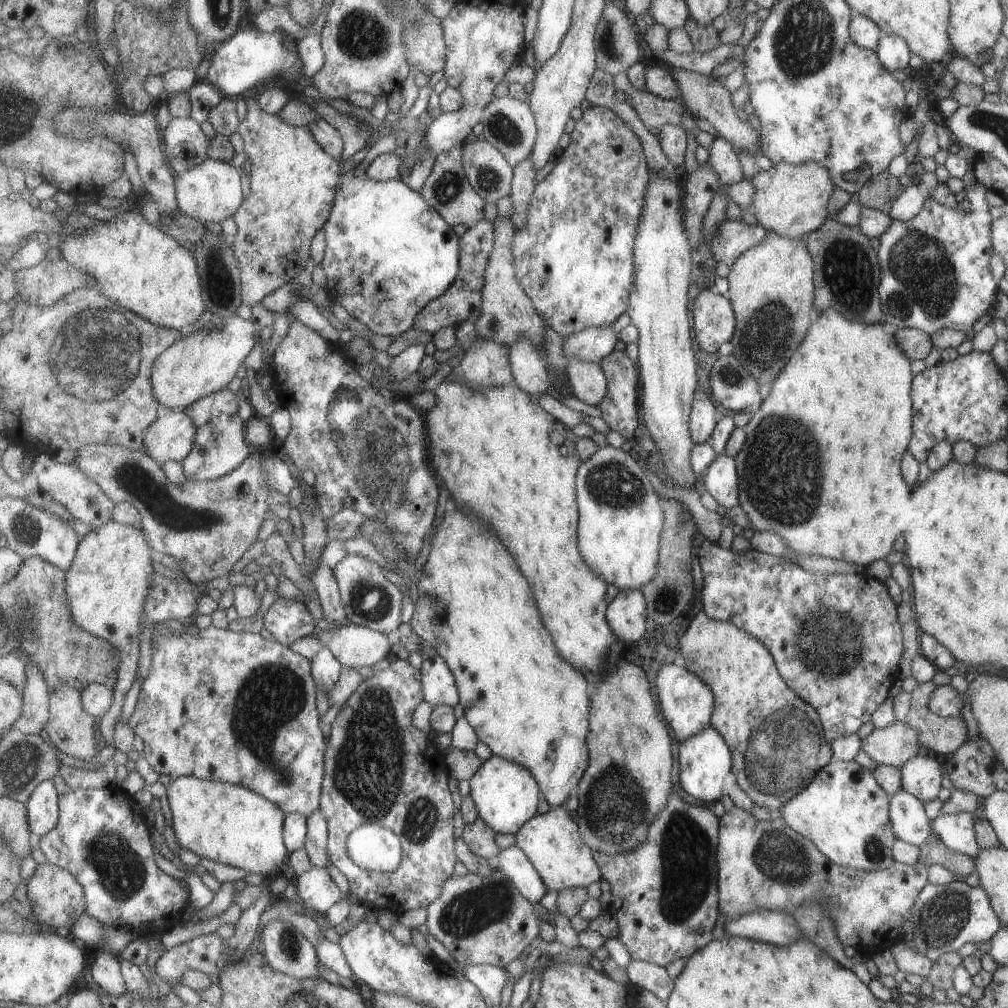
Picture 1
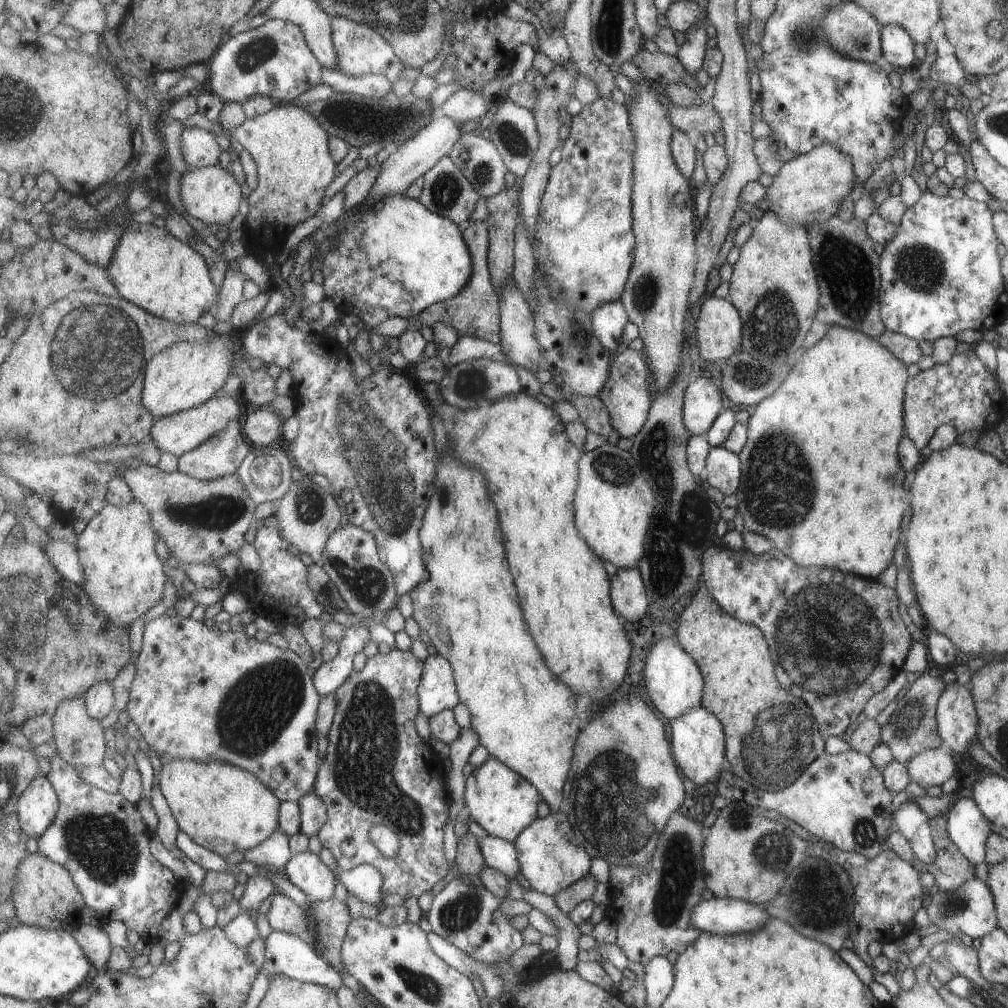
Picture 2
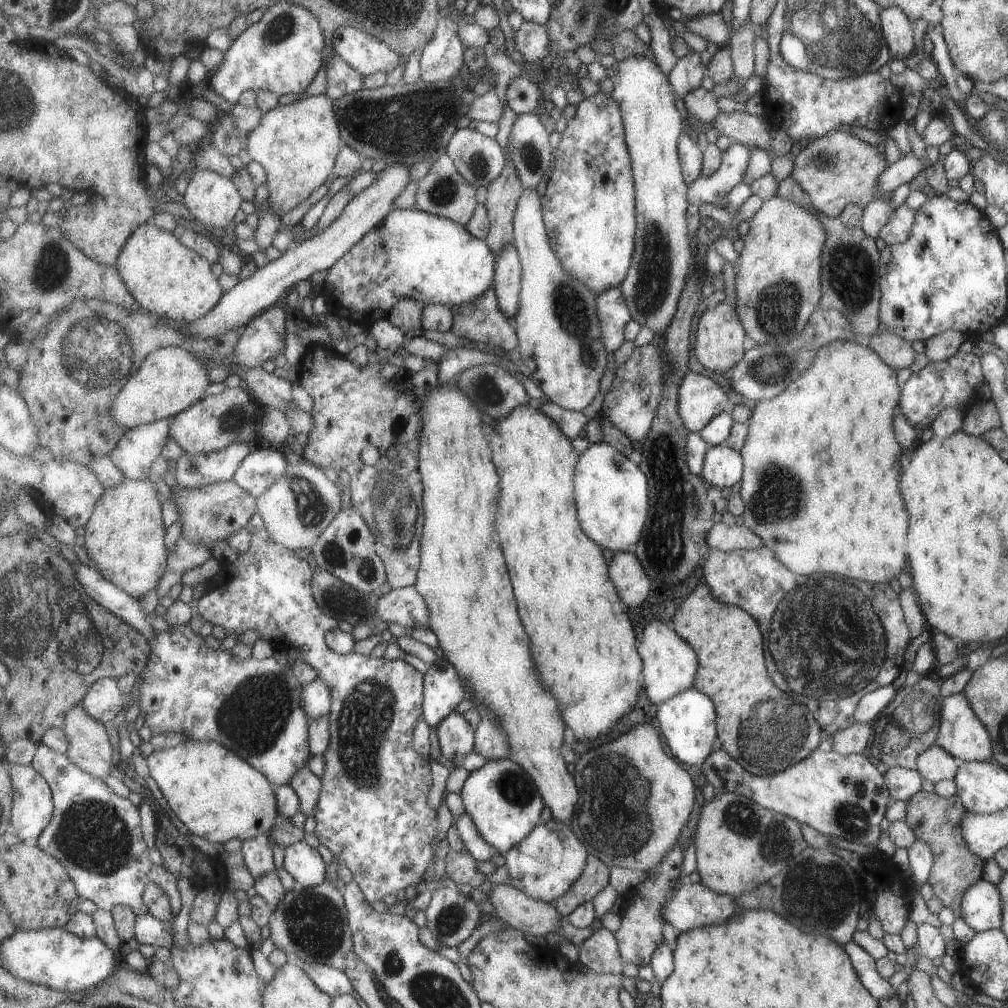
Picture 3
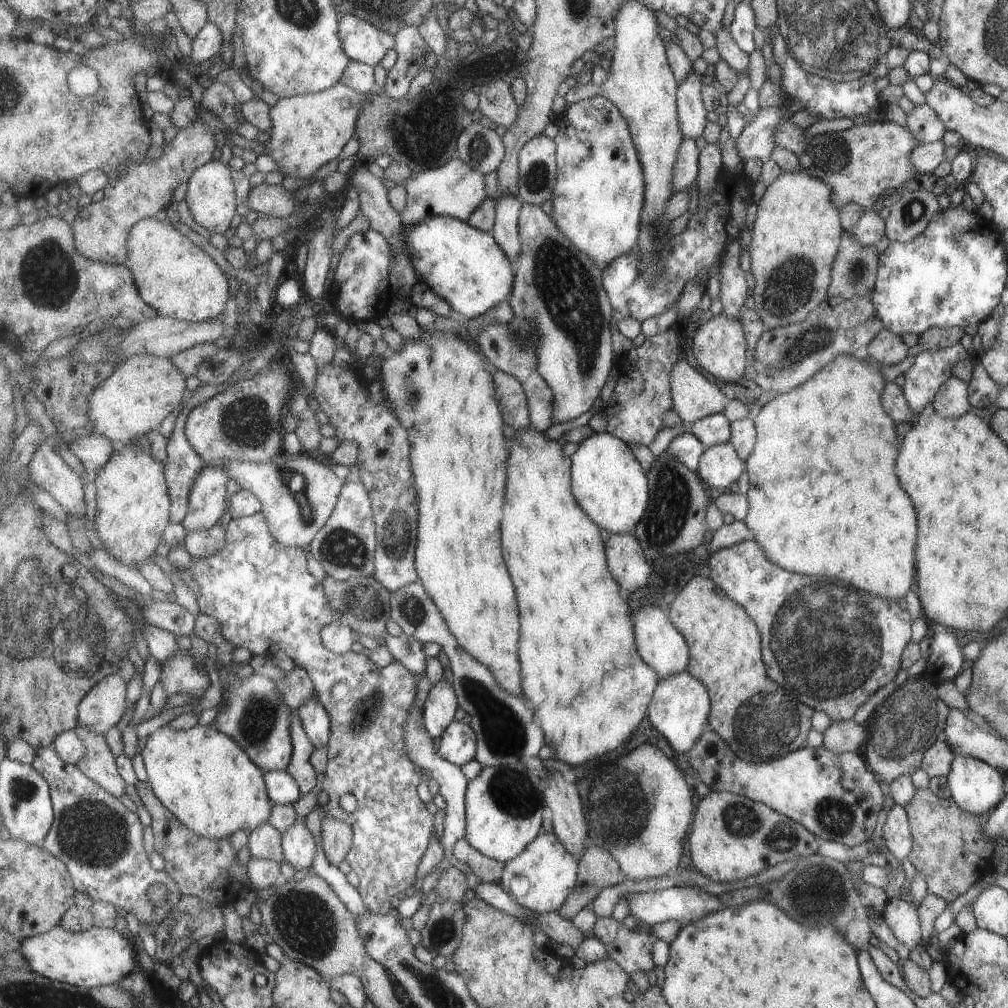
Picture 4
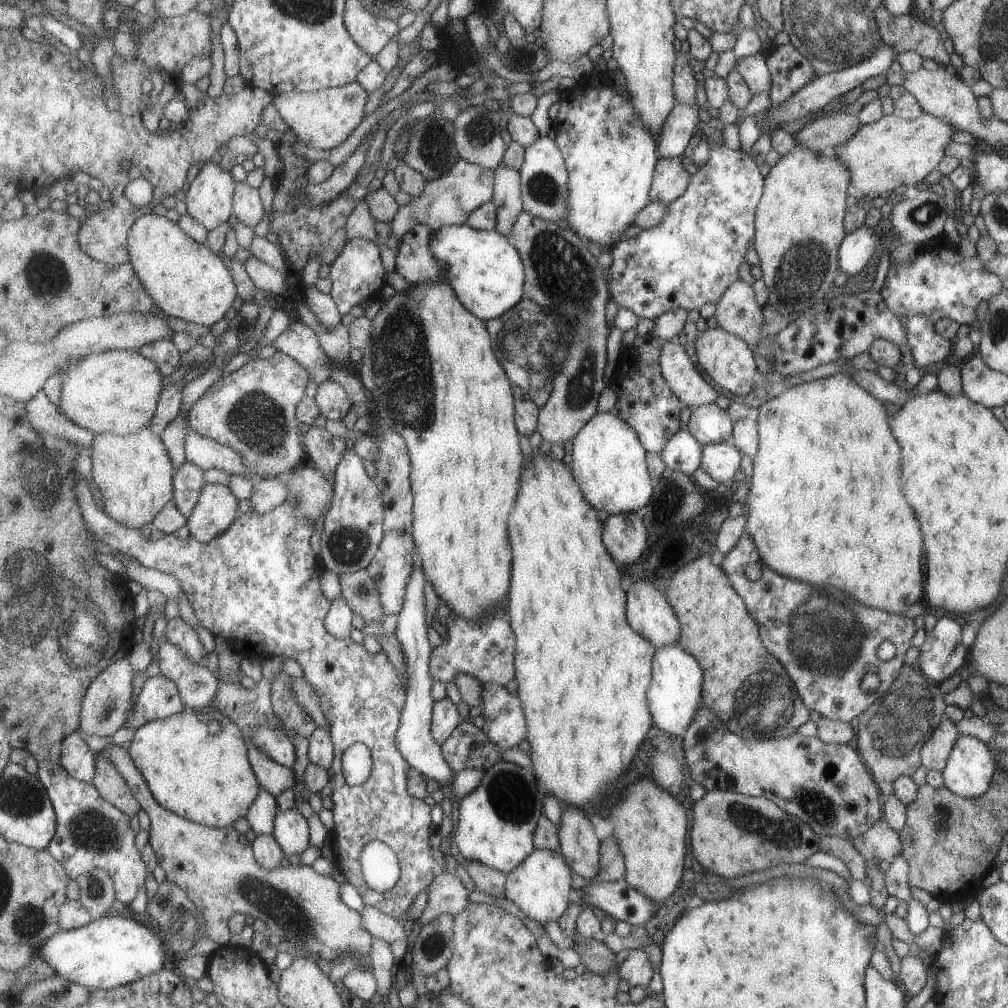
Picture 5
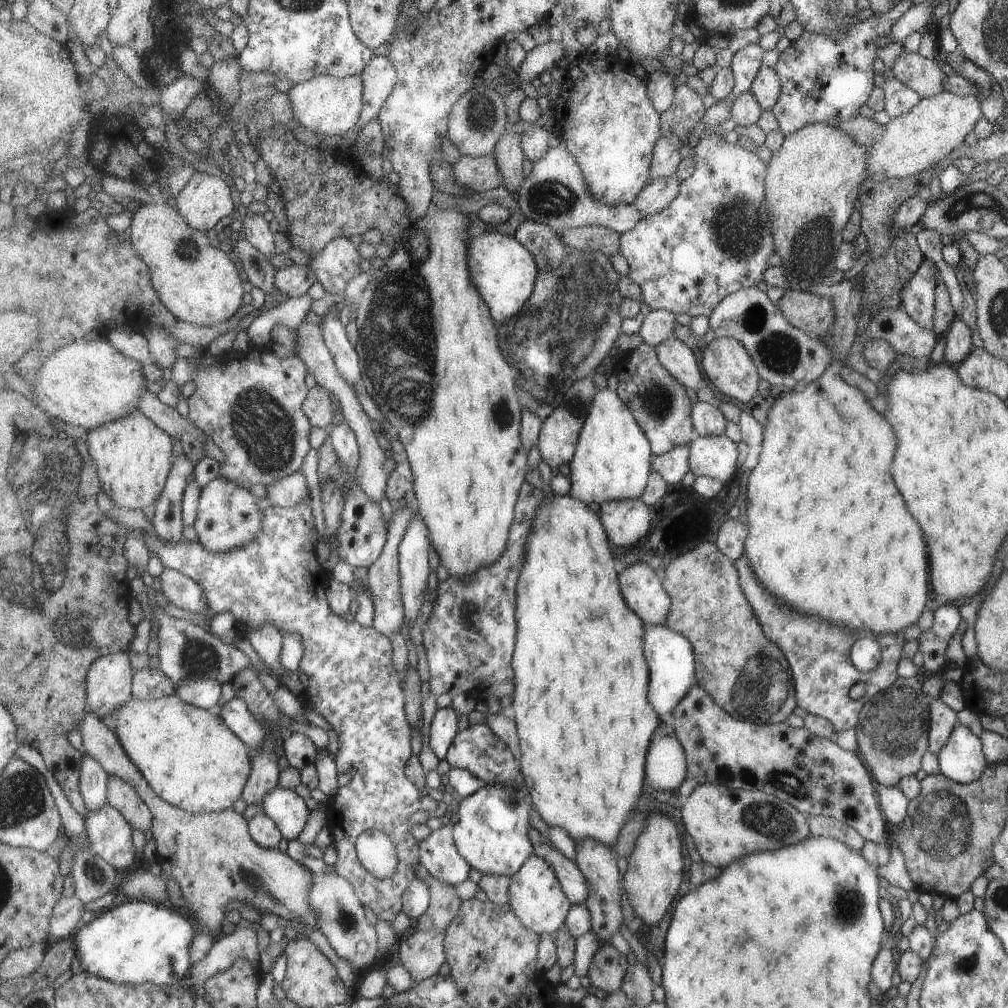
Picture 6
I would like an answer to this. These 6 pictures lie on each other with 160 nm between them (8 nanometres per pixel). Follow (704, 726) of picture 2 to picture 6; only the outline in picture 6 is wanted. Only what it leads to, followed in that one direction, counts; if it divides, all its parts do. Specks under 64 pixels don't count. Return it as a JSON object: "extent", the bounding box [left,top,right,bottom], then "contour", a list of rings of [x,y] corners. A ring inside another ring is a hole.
{"extent":[644,622,698,720],"contour":[[[644,622],[645,642],[644,652],[652,671],[649,700],[657,708],[661,719],[670,720],[675,706],[689,694],[691,686],[698,684],[696,680],[696,655],[689,638],[667,624],[649,624]]]}

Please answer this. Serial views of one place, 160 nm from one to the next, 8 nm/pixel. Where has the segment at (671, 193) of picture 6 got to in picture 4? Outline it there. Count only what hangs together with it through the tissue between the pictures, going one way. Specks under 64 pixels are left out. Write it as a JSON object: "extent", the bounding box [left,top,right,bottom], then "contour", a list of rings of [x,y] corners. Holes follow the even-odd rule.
{"extent":[674,137,700,194],"contour":[[[685,137],[680,148],[674,173],[674,194],[697,184],[700,174],[700,152],[695,139]]]}

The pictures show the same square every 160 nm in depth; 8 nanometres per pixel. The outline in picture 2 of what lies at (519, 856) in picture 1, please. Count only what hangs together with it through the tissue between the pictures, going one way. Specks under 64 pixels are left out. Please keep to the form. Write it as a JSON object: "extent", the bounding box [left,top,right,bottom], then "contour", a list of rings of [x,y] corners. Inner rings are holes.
{"extent":[479,834,526,886],"contour":[[[489,834],[479,840],[487,865],[504,872],[510,882],[515,880],[517,884],[526,886],[520,872],[519,853],[515,843]]]}

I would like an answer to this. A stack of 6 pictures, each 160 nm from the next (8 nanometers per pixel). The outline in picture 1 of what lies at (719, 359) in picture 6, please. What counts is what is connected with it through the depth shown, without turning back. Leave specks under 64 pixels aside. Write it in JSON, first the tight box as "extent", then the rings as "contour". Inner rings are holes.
{"extent":[692,289,737,353],"contour":[[[705,289],[697,297],[692,312],[695,339],[703,351],[717,353],[733,338],[737,317],[727,296]]]}

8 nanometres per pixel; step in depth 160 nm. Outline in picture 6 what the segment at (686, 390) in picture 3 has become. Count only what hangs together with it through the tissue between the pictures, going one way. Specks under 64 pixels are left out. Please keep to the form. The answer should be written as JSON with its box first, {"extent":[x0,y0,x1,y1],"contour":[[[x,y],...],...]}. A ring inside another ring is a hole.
{"extent":[656,337,707,391],"contour":[[[670,337],[667,340],[661,340],[656,350],[663,366],[669,368],[669,372],[677,380],[681,380],[687,388],[696,391],[707,387],[707,380],[701,372],[699,360],[685,342]]]}

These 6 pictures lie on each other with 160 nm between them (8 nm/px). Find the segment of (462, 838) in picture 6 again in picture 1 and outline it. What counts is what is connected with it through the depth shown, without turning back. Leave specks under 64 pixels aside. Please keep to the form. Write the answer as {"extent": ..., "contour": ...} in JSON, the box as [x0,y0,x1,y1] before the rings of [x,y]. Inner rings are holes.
{"extent":[470,755,541,835],"contour":[[[499,755],[484,761],[483,766],[470,778],[470,795],[476,802],[480,817],[497,833],[516,835],[522,826],[537,814],[541,789],[533,773],[520,762]]]}

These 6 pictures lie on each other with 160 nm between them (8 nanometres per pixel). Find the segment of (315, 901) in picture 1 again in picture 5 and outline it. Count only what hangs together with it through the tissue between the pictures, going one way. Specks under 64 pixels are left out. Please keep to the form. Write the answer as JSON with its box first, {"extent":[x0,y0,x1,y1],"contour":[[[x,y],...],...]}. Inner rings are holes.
{"extent":[274,808,310,854],"contour":[[[296,808],[279,812],[274,837],[285,854],[301,854],[310,847],[310,824]]]}

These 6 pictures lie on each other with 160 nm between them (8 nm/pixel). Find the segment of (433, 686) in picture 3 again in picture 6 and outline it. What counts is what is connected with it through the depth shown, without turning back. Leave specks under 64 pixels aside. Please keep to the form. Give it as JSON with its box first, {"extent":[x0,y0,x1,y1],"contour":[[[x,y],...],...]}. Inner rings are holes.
{"extent":[429,706,461,760],"contour":[[[451,706],[437,709],[430,730],[429,746],[439,760],[445,760],[449,748],[460,734],[459,720],[461,715]]]}

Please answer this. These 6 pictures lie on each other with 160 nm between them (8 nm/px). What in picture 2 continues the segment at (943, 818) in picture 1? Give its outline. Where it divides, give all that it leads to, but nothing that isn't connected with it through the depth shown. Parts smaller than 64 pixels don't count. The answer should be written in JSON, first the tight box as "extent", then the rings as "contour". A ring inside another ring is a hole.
{"extent":[946,793,991,865],"contour":[[[964,793],[959,795],[948,810],[946,818],[948,837],[952,839],[953,844],[961,851],[961,854],[974,865],[983,861],[985,856],[984,844],[988,838],[988,834],[991,832],[989,829],[989,824],[991,823],[980,813],[980,809],[973,802],[973,799]]]}

